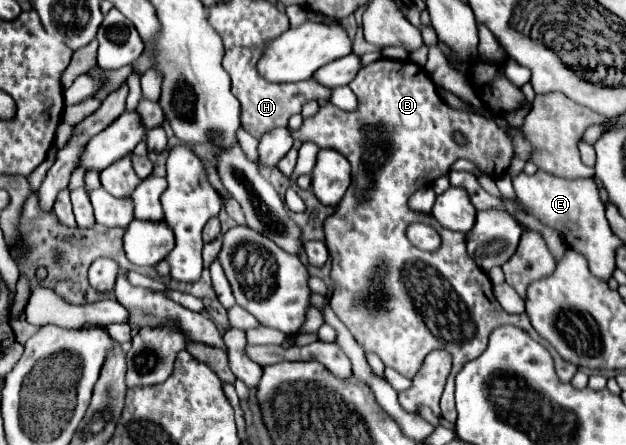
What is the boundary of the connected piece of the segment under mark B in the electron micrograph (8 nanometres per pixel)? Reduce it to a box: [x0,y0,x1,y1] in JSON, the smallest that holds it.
[292,58,540,424]

